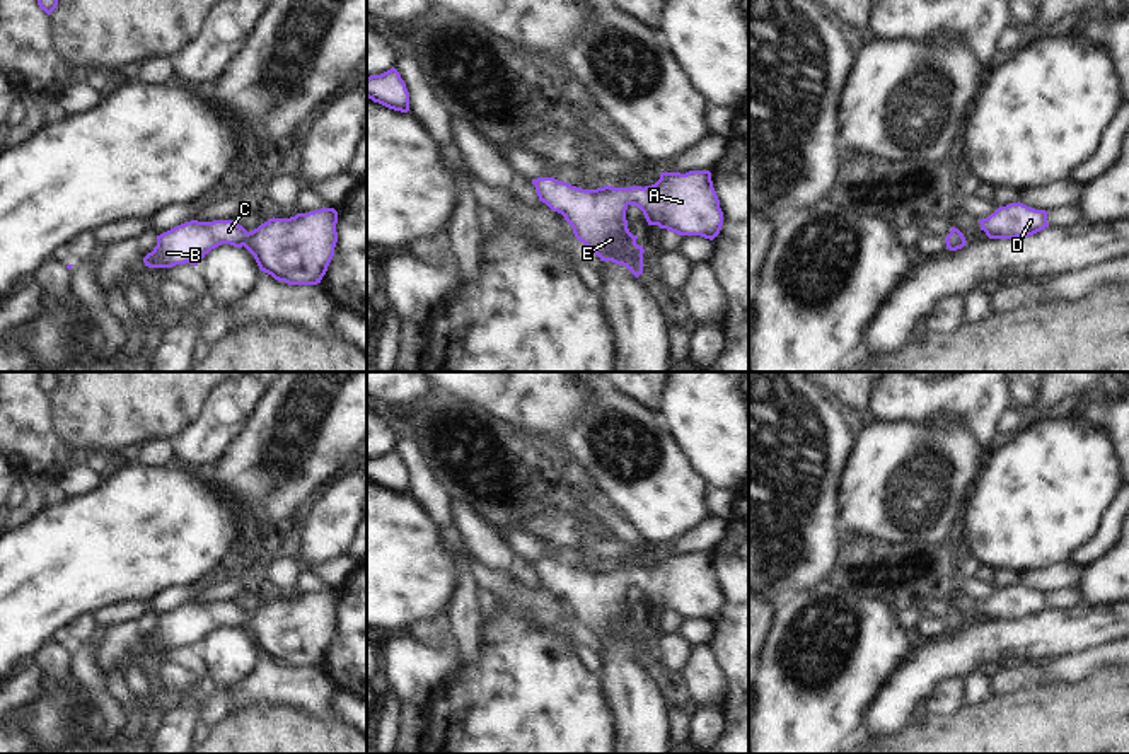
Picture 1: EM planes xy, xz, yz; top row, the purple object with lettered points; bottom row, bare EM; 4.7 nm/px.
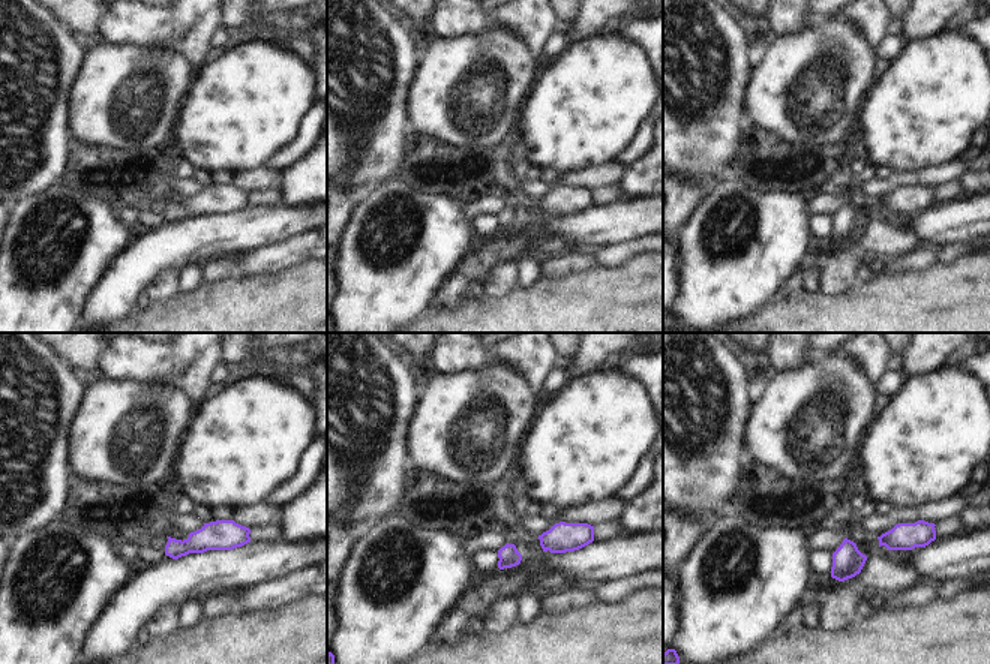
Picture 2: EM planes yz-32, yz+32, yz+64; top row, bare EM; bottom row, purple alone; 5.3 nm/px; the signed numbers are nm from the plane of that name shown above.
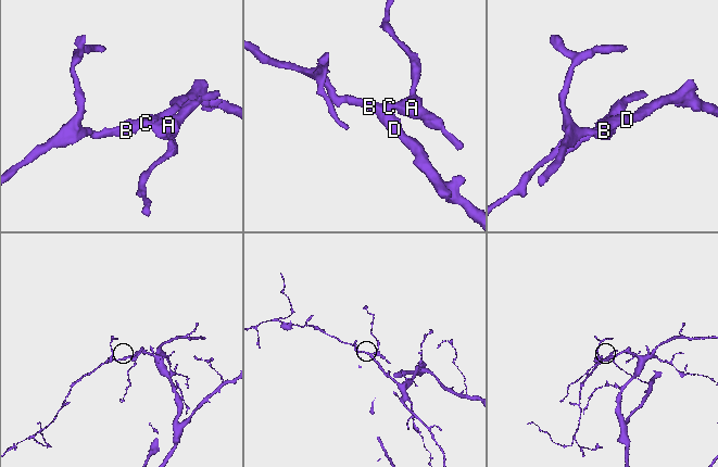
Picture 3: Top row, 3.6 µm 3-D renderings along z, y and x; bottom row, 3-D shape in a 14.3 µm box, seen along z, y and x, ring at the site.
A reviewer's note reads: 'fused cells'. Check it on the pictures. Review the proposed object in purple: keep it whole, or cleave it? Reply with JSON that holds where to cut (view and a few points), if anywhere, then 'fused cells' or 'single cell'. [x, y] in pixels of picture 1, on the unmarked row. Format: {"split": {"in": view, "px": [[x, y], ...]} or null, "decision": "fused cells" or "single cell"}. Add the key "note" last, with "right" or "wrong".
{"split": null, "decision": "single cell", "note": "wrong"}

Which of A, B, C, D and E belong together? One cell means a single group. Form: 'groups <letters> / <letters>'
groups A B C D E

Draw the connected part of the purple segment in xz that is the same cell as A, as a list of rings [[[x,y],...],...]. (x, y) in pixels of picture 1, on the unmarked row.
[[[709,553],[662,554],[651,568],[582,571],[554,560],[532,561],[539,583],[573,609],[575,619],[600,643],[643,655],[643,628],[628,611],[626,592],[638,589],[648,607],[679,618],[713,623],[723,607],[723,594]]]

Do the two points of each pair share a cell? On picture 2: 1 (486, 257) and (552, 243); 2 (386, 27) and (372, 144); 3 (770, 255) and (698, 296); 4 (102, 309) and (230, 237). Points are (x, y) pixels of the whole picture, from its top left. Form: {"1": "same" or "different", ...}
{"1": "different", "2": "same", "3": "same", "4": "same"}

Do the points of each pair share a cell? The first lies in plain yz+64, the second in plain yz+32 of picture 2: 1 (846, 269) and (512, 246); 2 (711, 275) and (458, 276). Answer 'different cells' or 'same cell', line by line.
1: different cells
2: different cells

